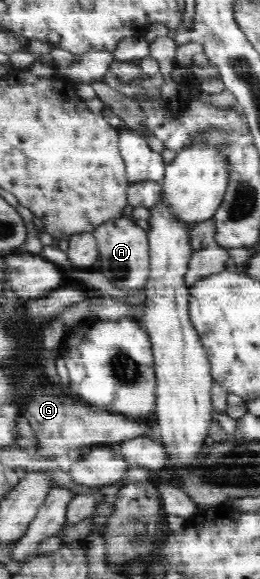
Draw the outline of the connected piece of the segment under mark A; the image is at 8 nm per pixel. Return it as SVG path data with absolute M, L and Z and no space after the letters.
M113 217L112 220L106 220L104 224L100 224L93 235L97 240L99 250L99 262L102 268L99 271L106 278L120 288L122 292L129 295L138 294L149 278L149 242L146 230L134 226L130 220L126 218Z

